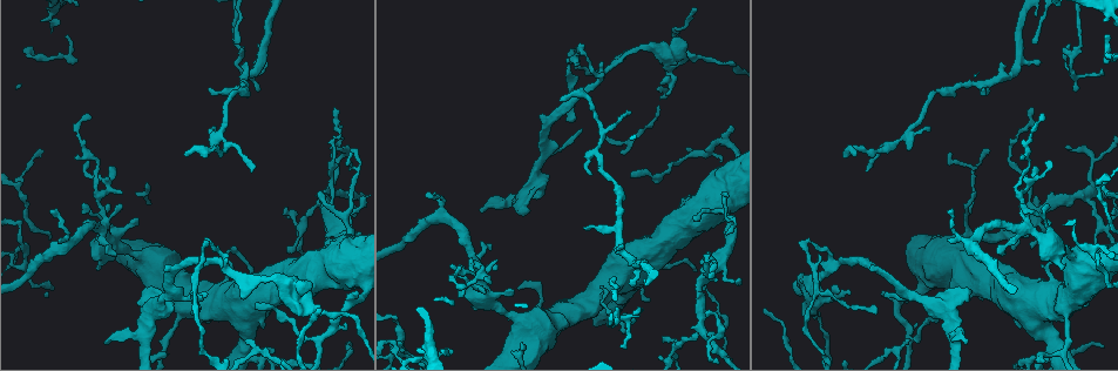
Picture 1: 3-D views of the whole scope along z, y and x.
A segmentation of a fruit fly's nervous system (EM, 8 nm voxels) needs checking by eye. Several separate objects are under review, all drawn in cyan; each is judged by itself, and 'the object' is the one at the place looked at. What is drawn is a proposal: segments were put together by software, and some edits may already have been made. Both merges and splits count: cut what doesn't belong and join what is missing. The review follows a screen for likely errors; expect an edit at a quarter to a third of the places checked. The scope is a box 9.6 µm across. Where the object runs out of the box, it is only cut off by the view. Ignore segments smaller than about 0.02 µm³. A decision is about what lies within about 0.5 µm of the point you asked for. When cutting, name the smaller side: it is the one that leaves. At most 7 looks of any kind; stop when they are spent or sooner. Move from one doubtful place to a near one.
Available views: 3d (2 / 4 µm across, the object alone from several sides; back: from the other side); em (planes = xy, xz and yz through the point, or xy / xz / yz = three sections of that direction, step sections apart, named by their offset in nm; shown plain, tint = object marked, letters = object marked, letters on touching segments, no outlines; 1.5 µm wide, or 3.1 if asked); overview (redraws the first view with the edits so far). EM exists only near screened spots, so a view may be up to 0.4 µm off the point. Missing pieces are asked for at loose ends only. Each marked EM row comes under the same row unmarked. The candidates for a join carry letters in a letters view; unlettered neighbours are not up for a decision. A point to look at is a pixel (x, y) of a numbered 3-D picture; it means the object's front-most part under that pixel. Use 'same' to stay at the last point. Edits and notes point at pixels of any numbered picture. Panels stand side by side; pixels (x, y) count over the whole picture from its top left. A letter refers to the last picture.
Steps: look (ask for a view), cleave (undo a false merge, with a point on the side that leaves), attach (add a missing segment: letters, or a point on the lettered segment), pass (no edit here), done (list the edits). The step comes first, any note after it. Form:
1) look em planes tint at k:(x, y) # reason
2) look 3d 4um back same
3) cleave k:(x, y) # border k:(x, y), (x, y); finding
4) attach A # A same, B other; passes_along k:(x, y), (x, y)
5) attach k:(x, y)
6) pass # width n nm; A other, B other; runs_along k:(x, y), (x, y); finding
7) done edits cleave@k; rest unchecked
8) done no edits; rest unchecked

look em planes letters at 1:(649, 299) # branch stops here

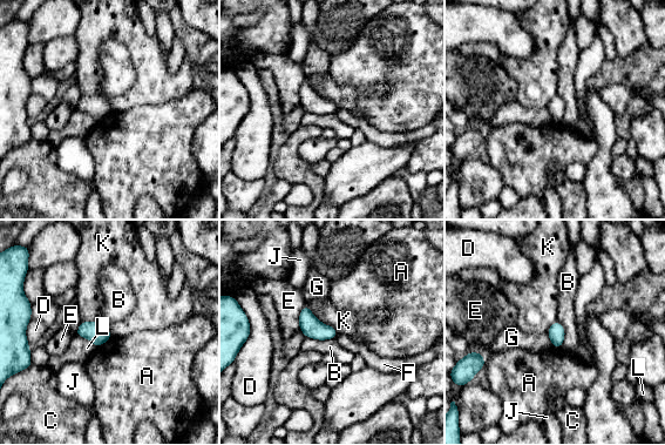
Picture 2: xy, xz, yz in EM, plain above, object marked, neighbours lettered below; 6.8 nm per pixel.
pass # A other, B other, C other, D other, E other, F other, G other, J other, K other, L other; border 2:(306, 303), (339, 334); none of them fits

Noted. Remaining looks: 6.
look em planes tint at 1:(145, 257) # thick turns thin

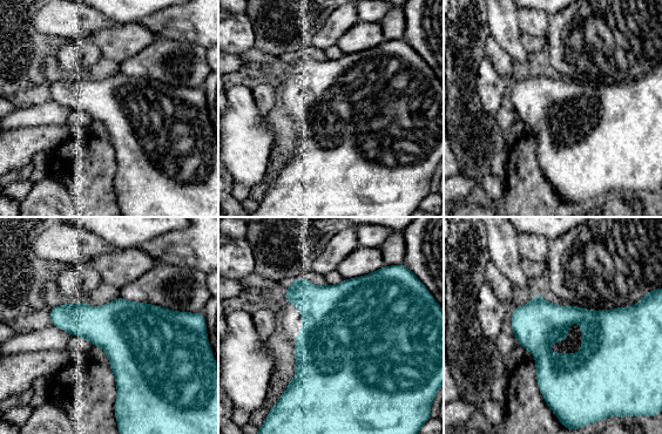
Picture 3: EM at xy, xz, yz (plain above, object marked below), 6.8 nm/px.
look em planes letters same # what lies round it

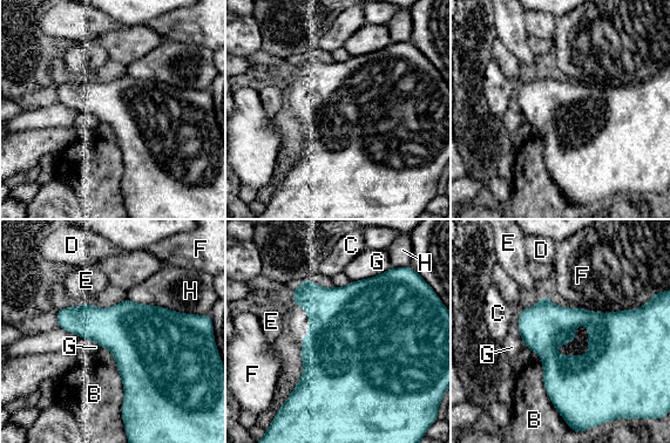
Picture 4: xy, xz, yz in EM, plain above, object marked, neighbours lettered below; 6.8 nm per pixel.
pass # B other, C other, D other, E other, F other, G other, H other; border 4:(640, 306), (601, 313); one cell here

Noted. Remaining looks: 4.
look em planes letters at 1:(1043, 118) # branch stops here

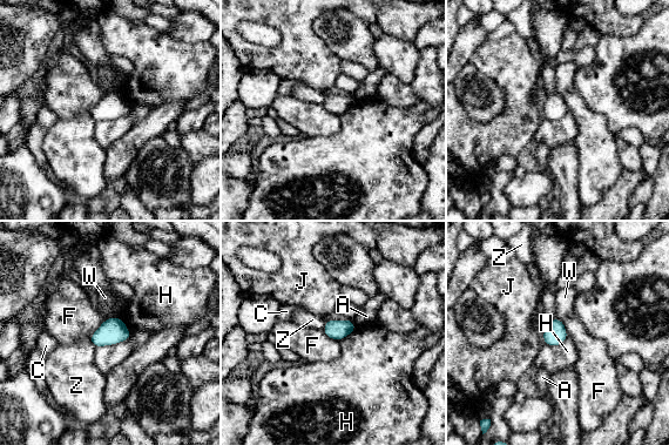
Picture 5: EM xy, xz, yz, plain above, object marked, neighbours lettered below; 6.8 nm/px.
pass # width 130 nm; A other, C other, F other, H other, J other, W other, Z other; border 5:(124, 322), (128, 338), (95, 348); none of them fits

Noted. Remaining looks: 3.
done no edits; rest unchecked

